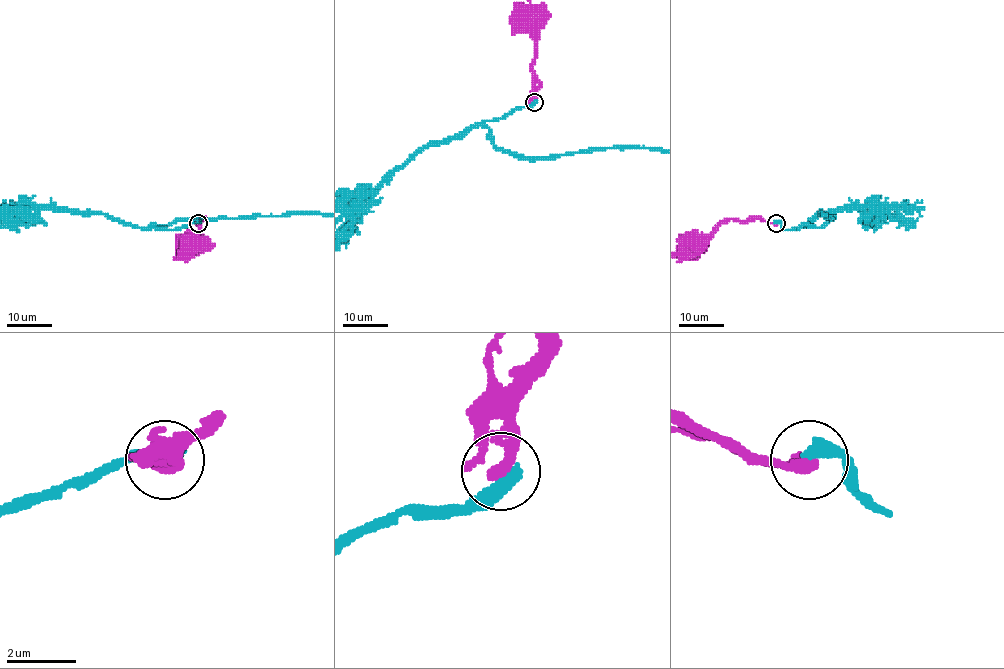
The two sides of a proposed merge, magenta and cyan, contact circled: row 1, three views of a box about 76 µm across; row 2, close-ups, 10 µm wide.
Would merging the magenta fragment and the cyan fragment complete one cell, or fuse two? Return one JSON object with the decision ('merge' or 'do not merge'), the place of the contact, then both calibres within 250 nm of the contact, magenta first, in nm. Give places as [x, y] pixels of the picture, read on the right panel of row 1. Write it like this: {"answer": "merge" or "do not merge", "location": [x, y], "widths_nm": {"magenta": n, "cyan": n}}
{"answer": "do not merge", "location": [776, 223], "widths_nm": {"magenta": 400, "cyan": 320}}

